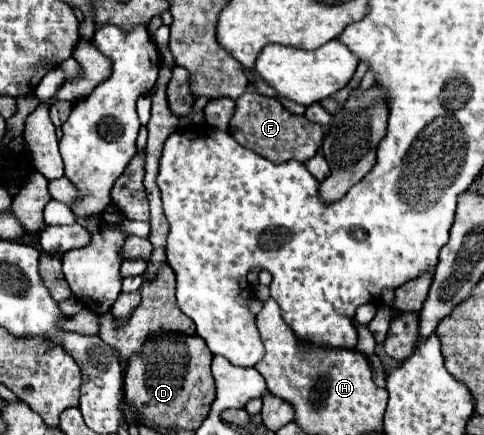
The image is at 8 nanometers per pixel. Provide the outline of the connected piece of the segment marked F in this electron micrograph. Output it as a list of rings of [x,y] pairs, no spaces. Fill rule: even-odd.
[[[251,91],[243,93],[235,101],[235,113],[229,123],[229,133],[243,147],[263,155],[265,159],[269,159],[273,163],[283,163],[289,159],[303,163],[317,153],[317,149],[323,141],[323,127],[321,125],[311,123],[305,117],[291,115],[289,111],[283,109],[279,99],[275,99],[275,97],[265,97],[265,95],[251,93]]]

